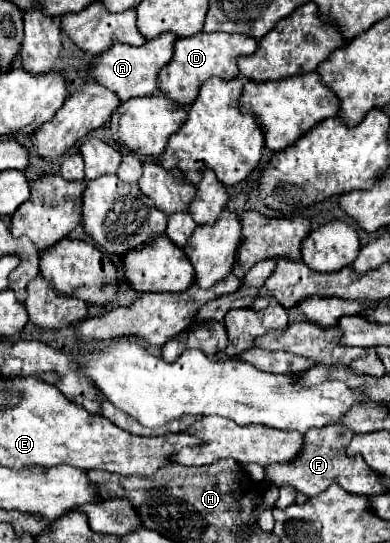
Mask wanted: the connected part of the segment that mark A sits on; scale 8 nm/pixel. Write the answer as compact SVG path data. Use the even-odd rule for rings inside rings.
M163 33L163 35L155 37L153 41L147 41L141 47L115 43L105 55L97 57L95 65L91 65L91 75L97 83L101 83L109 91L117 93L121 97L121 101L127 101L131 97L155 95L155 91L159 89L159 71L171 61L175 39L177 39L177 35Z

